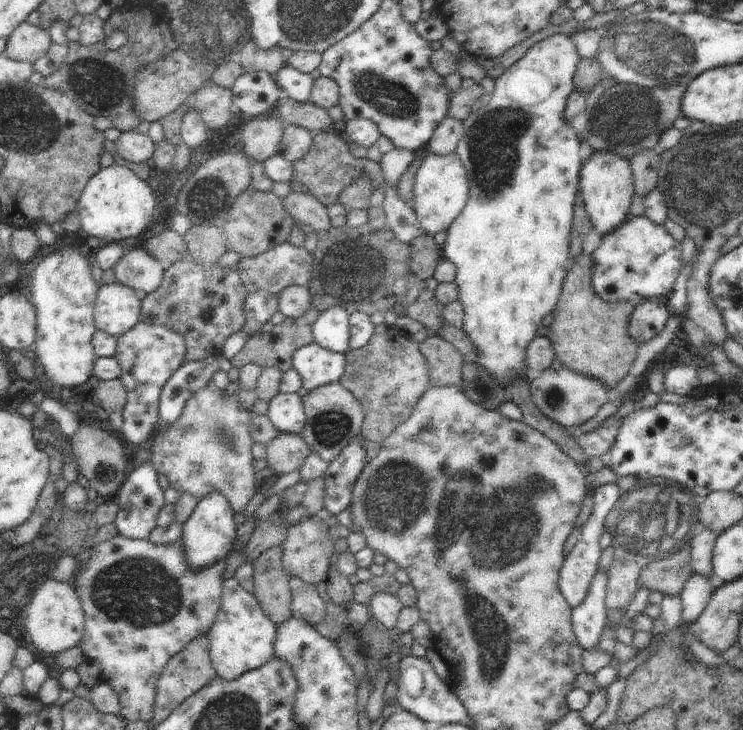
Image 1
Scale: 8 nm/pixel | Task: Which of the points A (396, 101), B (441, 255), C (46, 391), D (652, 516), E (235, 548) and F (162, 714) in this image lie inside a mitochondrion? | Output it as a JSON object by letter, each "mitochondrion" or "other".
{"A":"mitochondrion","B":"other","C":"other","D":"mitochondrion","E":"other","F":"other"}

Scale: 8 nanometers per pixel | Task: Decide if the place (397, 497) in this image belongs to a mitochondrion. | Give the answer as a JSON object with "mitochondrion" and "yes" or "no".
{"mitochondrion":"yes"}

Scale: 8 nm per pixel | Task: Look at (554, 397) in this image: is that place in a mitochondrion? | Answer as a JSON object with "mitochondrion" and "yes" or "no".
{"mitochondrion":"yes"}

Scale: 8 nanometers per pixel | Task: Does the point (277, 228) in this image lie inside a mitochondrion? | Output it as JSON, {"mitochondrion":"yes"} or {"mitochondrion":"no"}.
{"mitochondrion":"no"}

